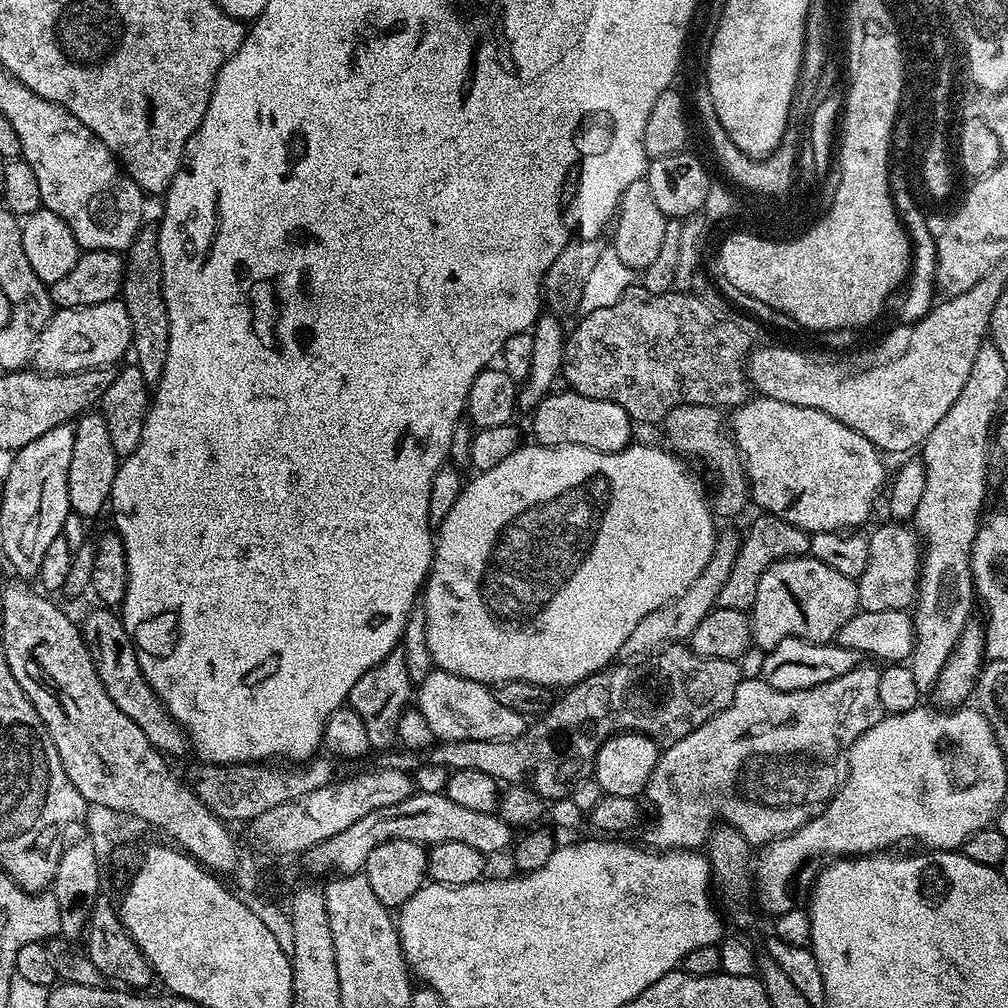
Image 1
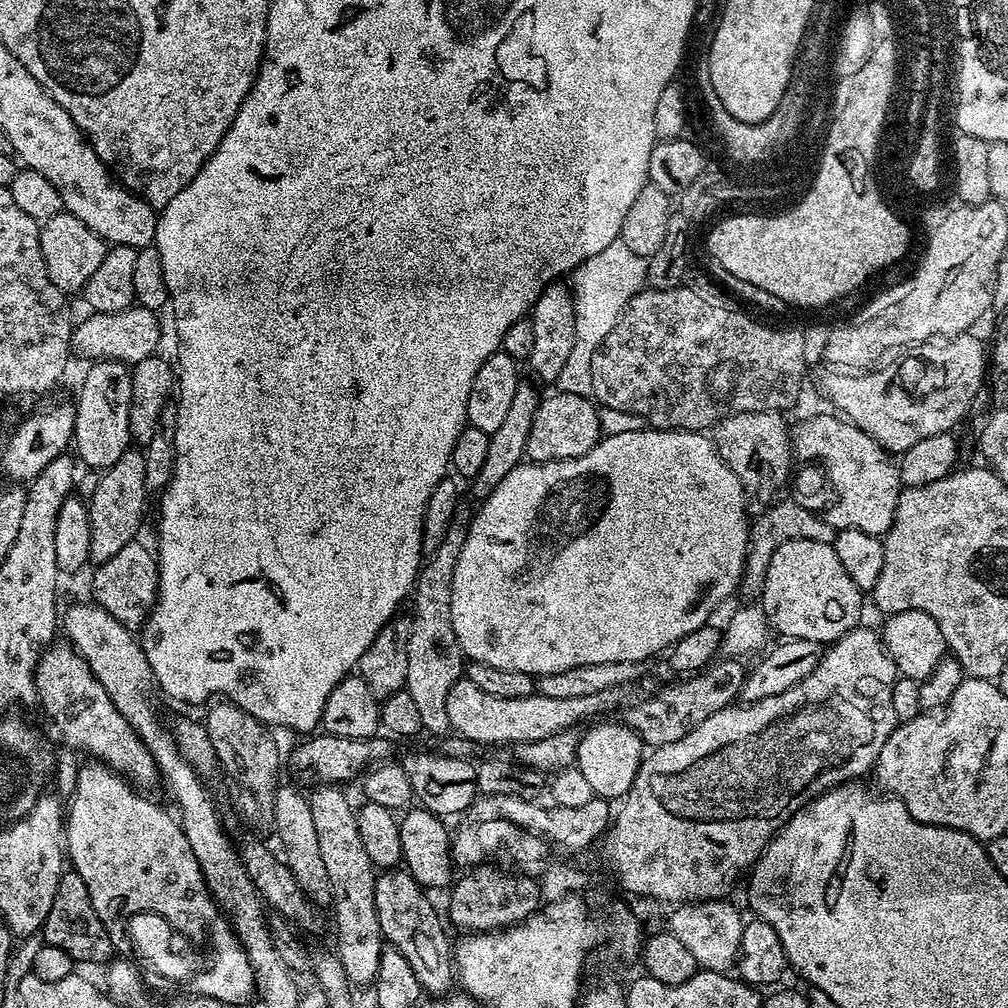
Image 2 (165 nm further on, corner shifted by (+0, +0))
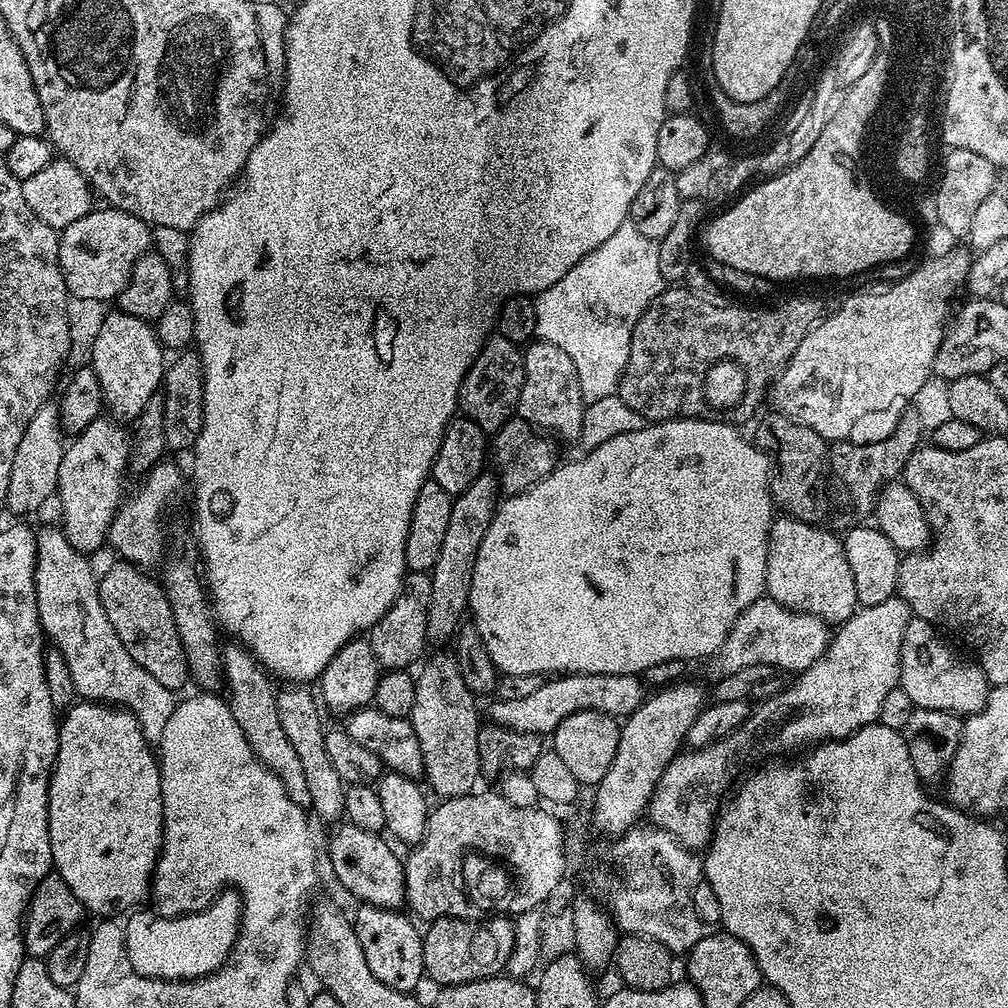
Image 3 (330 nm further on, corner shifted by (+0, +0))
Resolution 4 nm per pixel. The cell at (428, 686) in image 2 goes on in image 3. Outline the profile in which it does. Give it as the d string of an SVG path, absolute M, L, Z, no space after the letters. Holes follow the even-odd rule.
M455 659L432 660L416 676L414 710L410 719L418 746L422 746L423 779L428 780L427 787L432 787L440 798L469 795L477 787L476 779L481 779L478 734L482 721L476 717L475 702L473 692L462 682Z

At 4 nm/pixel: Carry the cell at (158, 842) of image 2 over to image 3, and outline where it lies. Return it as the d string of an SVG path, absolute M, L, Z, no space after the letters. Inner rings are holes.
M76 702L69 708L58 728L56 763L52 766L52 780L48 783L48 833L52 843L52 862L55 871L70 886L70 890L89 913L116 914L119 908L131 909L150 892L152 873L156 871L156 859L164 842L164 799L160 797L160 766L150 749L149 741L140 733L140 723L131 712L103 702Z

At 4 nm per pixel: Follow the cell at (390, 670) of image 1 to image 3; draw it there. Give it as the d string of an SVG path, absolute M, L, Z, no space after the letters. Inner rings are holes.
M408 572L400 593L396 595L396 601L386 610L386 614L382 614L380 621L372 625L366 638L374 650L374 658L381 669L411 669L413 667L411 664L423 654L424 644L429 643L428 607L431 589L432 578L429 573Z

